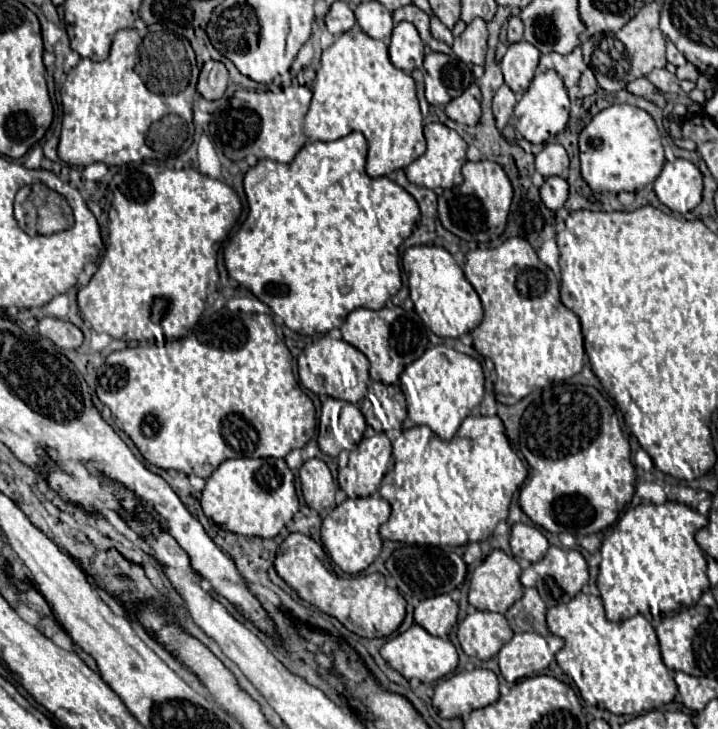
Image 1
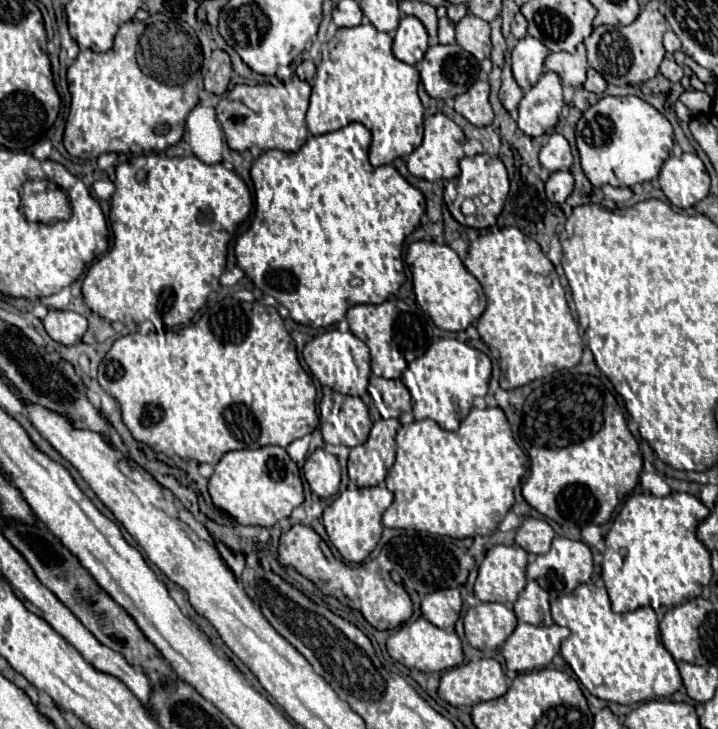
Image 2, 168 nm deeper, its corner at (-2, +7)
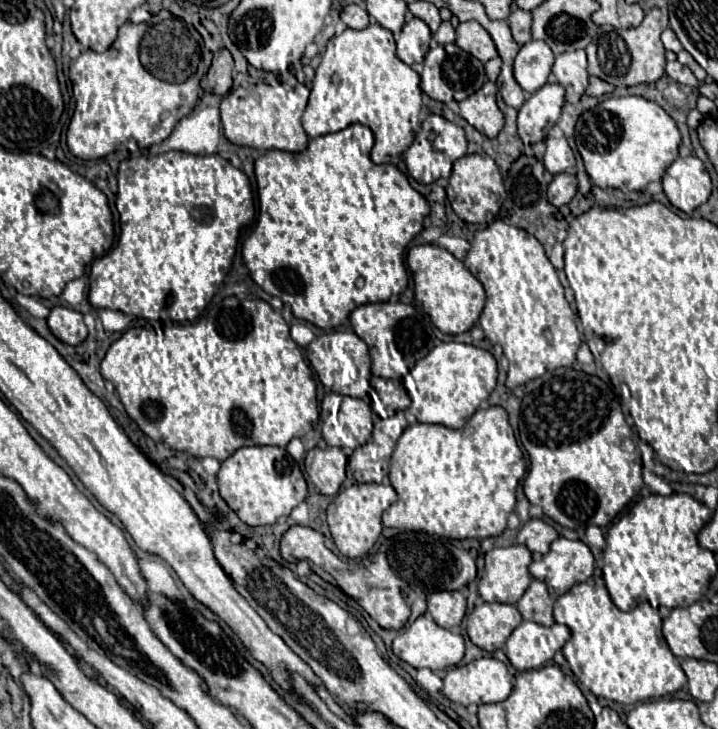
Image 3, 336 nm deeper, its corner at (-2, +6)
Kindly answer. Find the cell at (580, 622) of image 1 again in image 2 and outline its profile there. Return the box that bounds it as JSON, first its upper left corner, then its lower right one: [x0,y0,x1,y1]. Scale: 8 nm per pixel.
[551,584,681,706]

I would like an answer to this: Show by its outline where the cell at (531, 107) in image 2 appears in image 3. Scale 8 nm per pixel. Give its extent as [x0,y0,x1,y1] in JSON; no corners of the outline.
[519,83,565,143]

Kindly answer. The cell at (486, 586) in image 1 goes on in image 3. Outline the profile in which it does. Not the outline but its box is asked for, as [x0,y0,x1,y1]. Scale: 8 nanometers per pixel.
[479,545,531,603]

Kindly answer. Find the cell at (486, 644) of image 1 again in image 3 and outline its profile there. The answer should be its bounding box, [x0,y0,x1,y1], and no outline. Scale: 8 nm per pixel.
[467,603,521,653]

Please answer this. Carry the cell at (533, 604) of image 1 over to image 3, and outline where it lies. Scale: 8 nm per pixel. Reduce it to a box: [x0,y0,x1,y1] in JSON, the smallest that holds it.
[517,579,553,625]

